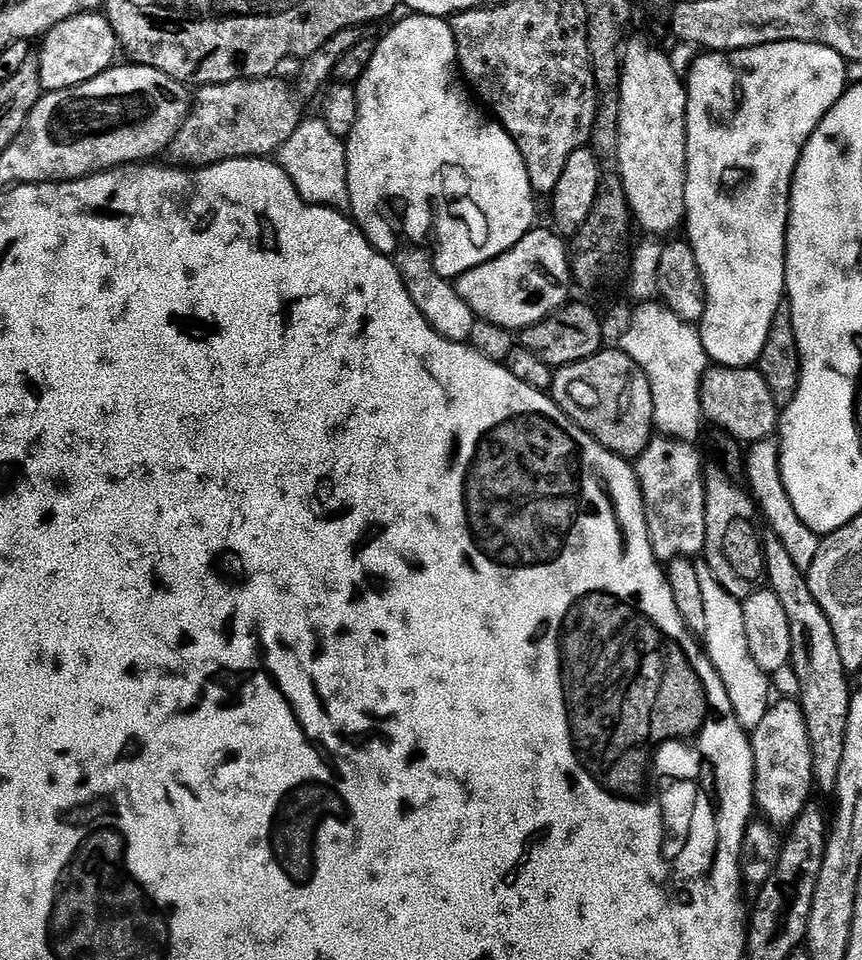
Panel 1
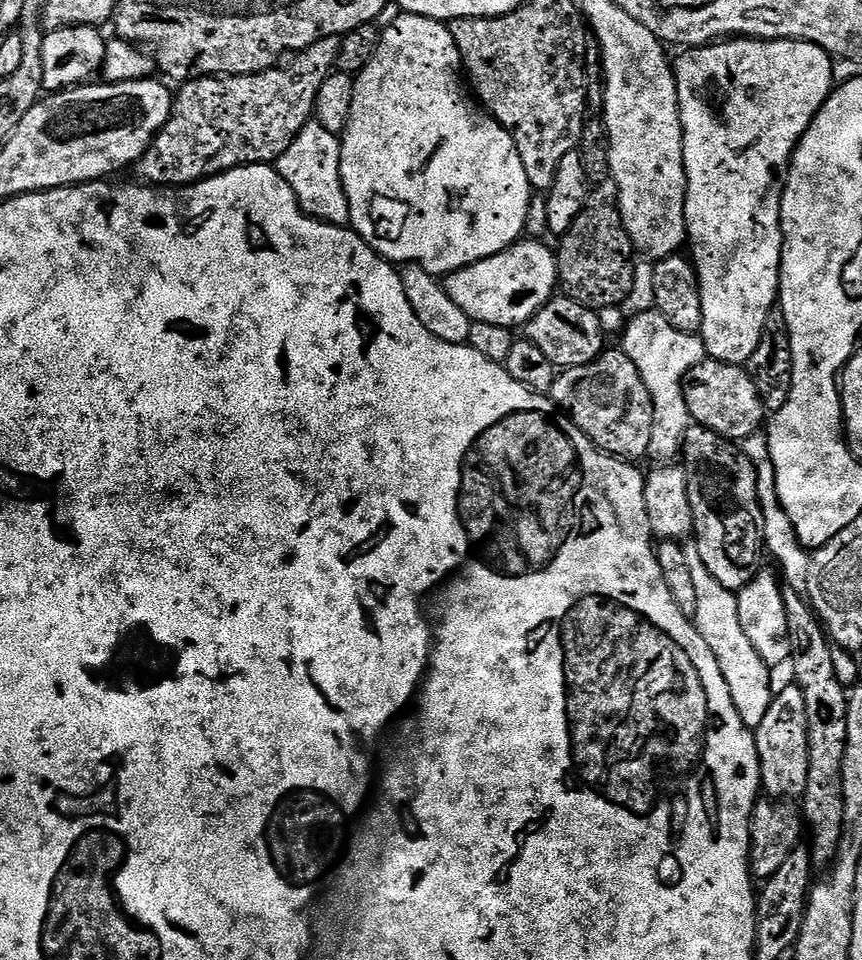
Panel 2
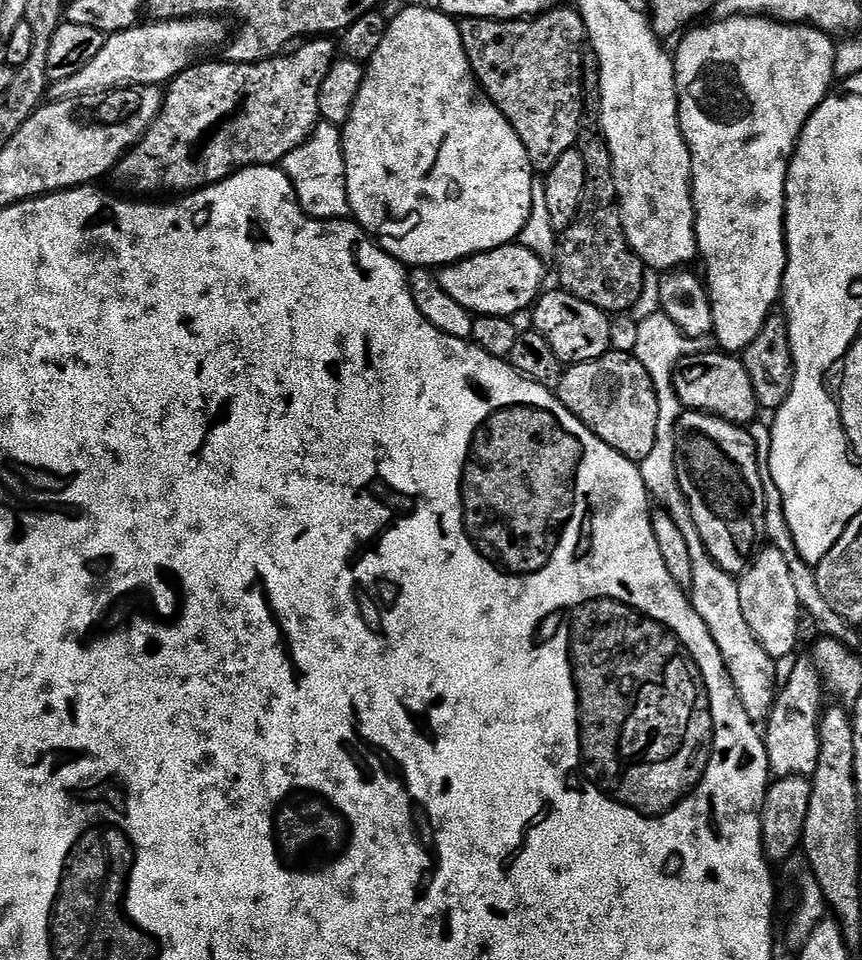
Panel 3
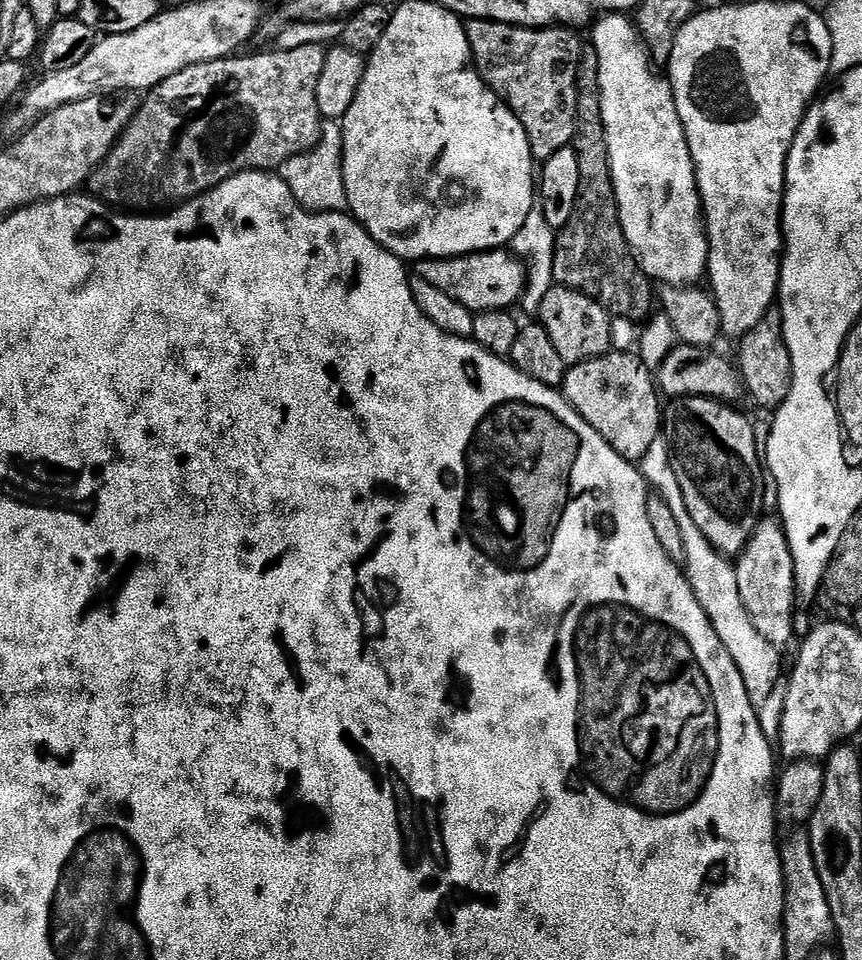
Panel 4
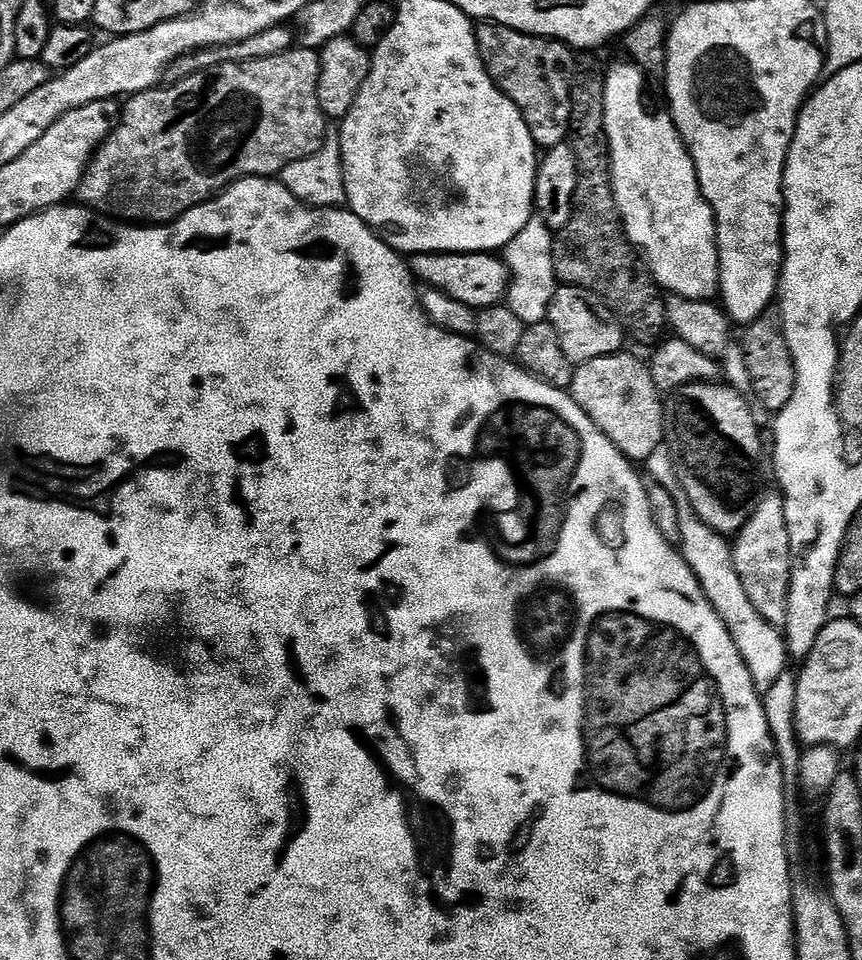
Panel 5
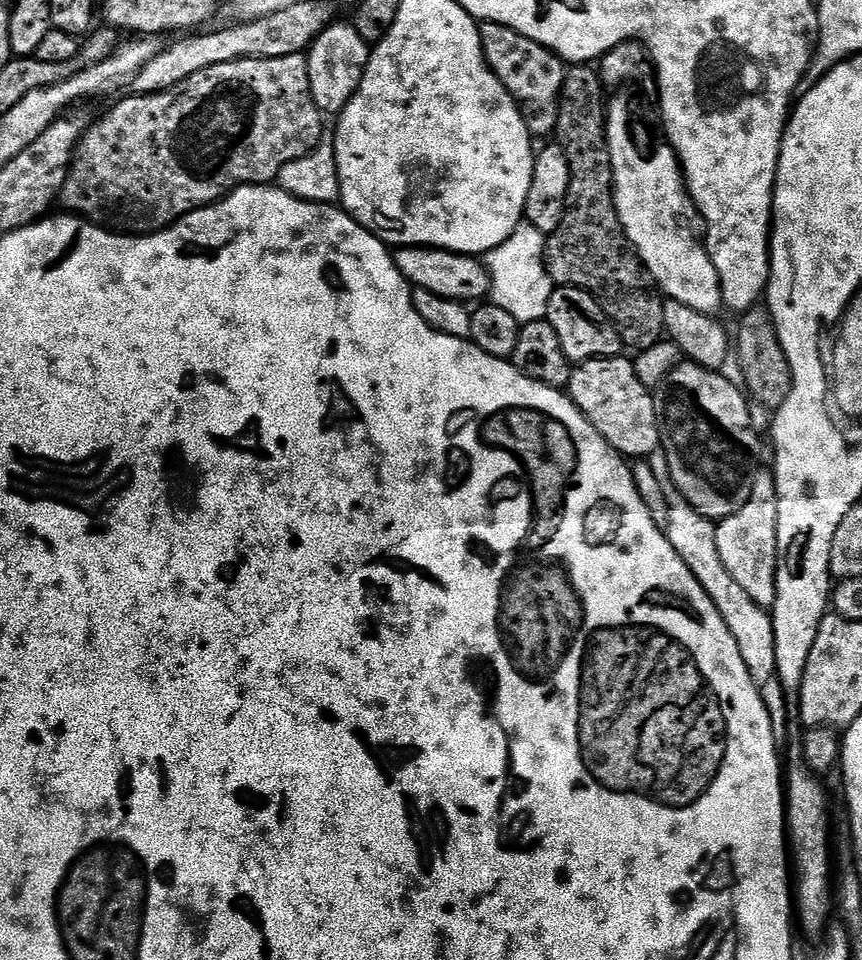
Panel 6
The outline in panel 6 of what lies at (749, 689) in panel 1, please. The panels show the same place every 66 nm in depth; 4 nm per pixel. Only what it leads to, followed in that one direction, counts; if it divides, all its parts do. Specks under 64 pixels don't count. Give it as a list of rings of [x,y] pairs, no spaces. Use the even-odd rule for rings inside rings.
[[[680,492],[666,494],[669,521],[666,525],[667,535],[676,545],[678,554],[690,566],[694,578],[710,594],[714,606],[722,614],[726,626],[730,626],[730,634],[734,634],[734,642],[738,642],[738,650],[742,650],[742,658],[752,672],[756,683],[763,685],[777,675],[776,670],[776,635],[769,609],[754,603],[750,594],[734,582],[730,570],[722,562],[722,554],[718,552],[717,525],[702,514],[698,514],[688,505],[688,499]]]

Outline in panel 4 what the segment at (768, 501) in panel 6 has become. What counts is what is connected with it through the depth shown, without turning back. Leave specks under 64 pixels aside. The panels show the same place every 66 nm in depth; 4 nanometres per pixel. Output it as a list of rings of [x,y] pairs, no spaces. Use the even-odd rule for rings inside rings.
[[[764,518],[756,525],[756,532],[740,553],[734,567],[742,606],[746,606],[746,614],[750,614],[754,626],[758,626],[758,634],[772,644],[785,646],[796,632],[796,571],[784,529],[773,520]]]

